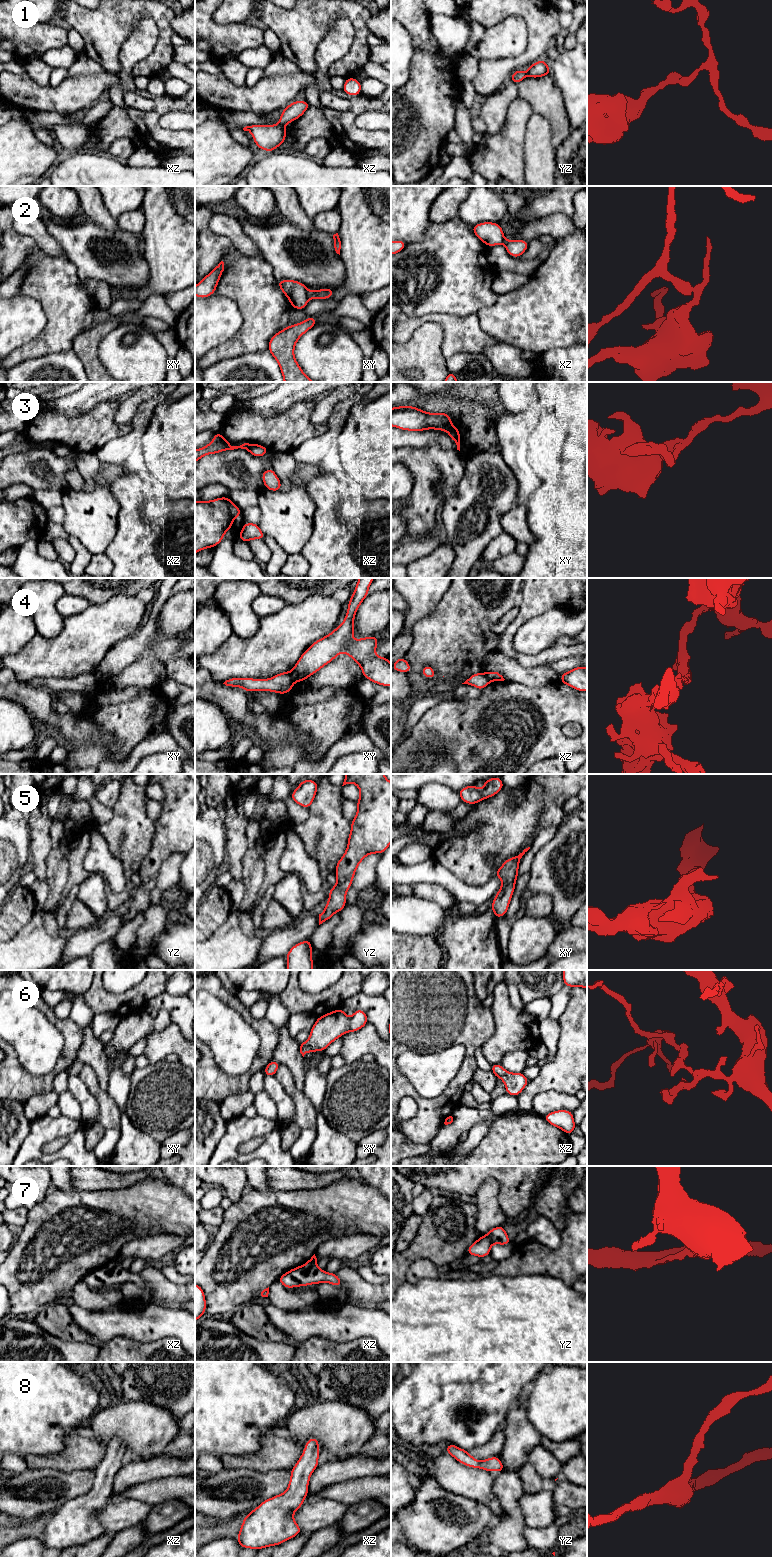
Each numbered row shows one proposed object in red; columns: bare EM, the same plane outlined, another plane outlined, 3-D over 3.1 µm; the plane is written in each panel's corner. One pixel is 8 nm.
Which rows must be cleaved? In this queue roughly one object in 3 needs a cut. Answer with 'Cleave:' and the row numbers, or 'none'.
Cleave: 1, 2, 3, 4, 7

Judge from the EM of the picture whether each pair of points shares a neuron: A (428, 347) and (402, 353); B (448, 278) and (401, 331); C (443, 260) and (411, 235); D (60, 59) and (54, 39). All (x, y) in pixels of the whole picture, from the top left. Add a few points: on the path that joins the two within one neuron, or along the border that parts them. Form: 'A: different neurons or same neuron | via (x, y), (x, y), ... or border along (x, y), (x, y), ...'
A: same neuron | via (422, 352), (408, 353)
B: different neurons | border along (401, 308), (411, 316), (437, 313)
C: different neurons | border along (431, 223), (421, 240), (407, 244)
D: different neurons | border along (66, 44), (47, 49), (40, 58)

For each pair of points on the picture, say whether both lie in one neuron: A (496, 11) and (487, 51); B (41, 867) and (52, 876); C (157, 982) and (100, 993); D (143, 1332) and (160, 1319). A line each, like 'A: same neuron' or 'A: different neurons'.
A: different neurons
B: different neurons
C: same neuron
D: same neuron

